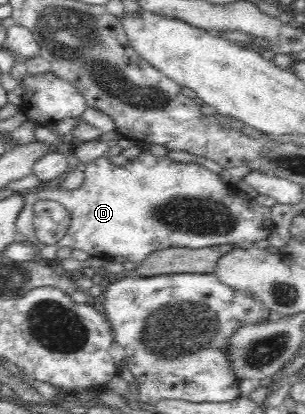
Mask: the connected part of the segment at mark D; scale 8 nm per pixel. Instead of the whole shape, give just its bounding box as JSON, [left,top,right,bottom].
[16,150,275,266]

